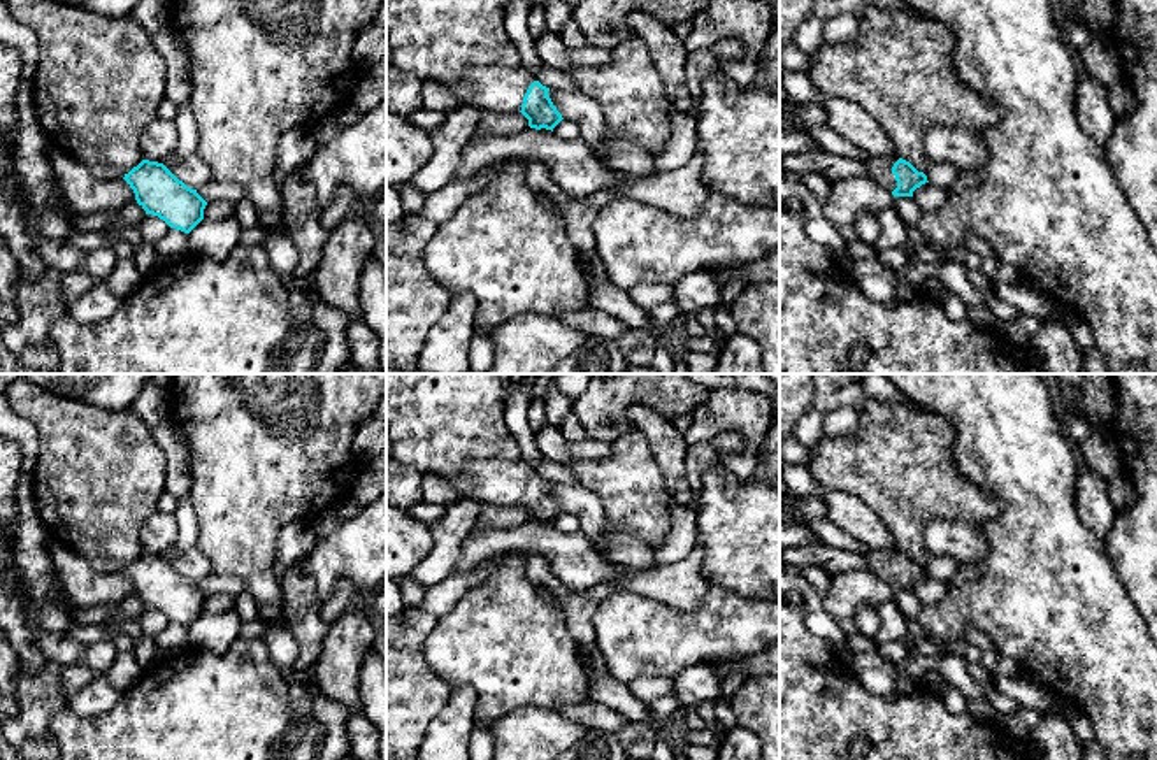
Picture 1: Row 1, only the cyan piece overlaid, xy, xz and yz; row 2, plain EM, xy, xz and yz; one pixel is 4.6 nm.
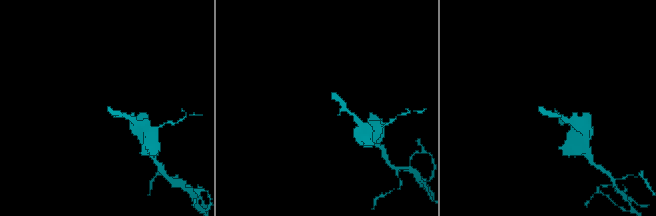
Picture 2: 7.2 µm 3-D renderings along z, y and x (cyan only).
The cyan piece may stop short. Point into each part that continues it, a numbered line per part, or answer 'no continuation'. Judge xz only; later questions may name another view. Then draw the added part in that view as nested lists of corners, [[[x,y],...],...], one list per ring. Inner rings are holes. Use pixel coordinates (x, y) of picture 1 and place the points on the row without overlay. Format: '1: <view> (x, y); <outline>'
1: xz (494, 481); [[[478,458],[464,467],[464,477],[471,486],[471,498],[483,505],[516,507],[523,490],[535,474],[534,467],[521,458]]]

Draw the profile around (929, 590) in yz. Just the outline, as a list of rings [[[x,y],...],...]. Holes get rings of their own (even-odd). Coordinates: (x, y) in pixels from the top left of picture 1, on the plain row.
[[[931,576],[922,577],[913,584],[913,592],[918,597],[920,604],[938,604],[950,592],[952,581],[941,581]]]

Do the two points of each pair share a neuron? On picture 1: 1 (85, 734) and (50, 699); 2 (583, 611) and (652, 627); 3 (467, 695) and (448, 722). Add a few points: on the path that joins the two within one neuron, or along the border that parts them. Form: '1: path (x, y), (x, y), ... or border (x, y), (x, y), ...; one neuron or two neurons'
1: border (67, 706), (51, 718), (51, 738); two neurons
2: border (599, 602), (594, 613), (594, 643); two neurons
3: path (462, 702), (455, 715); one neuron

